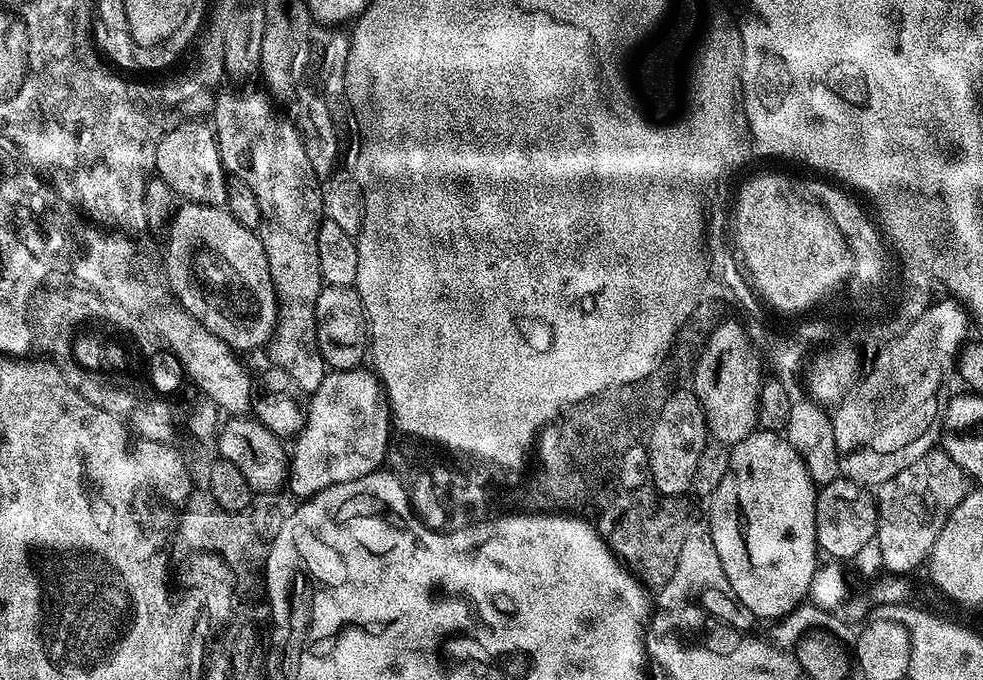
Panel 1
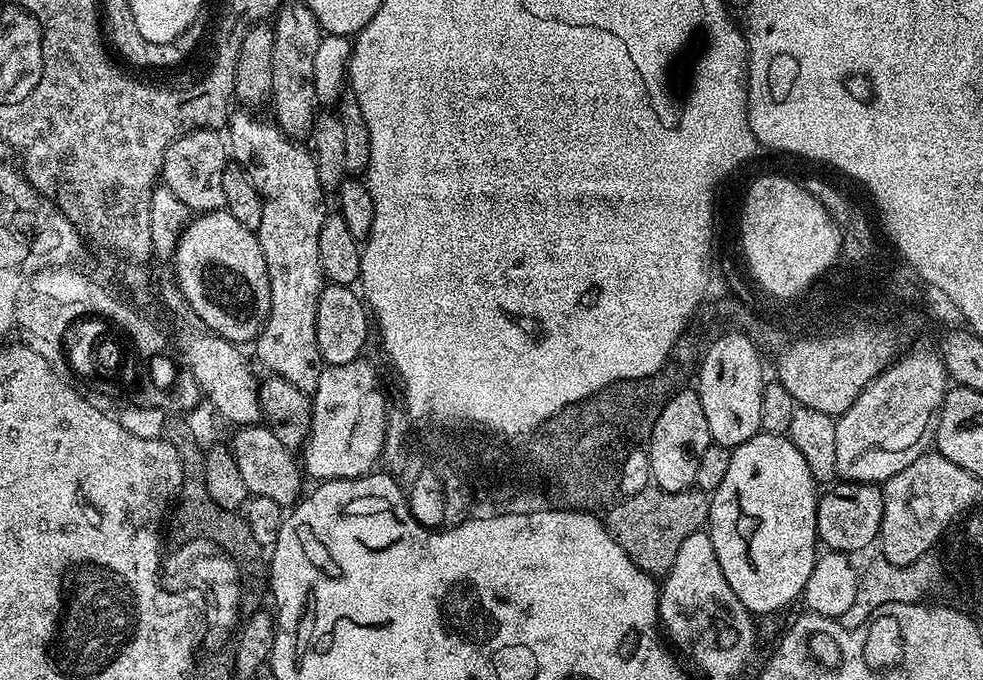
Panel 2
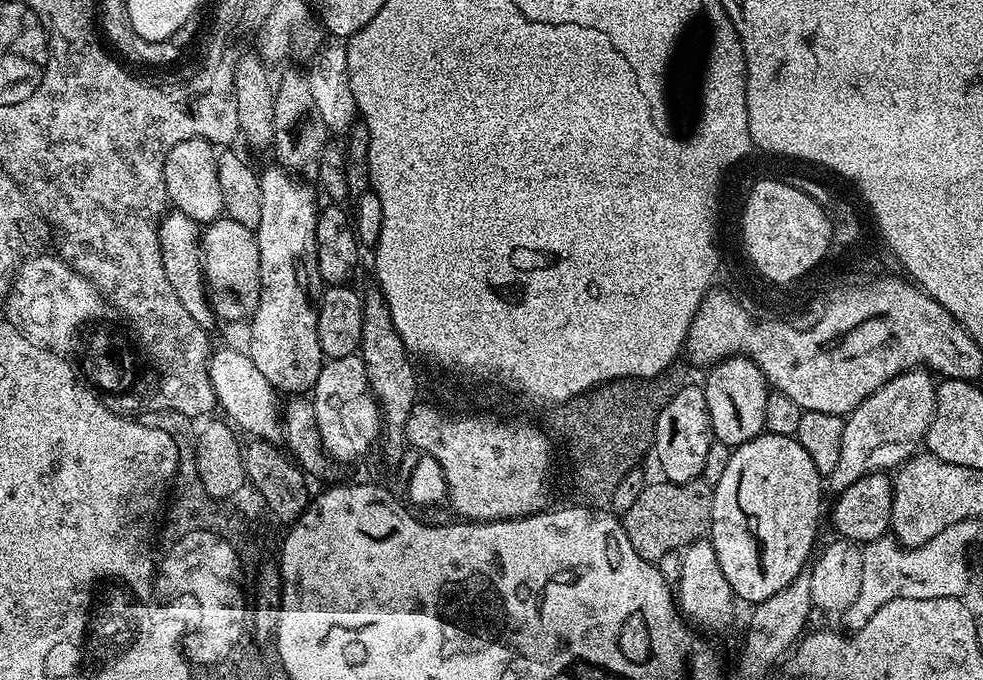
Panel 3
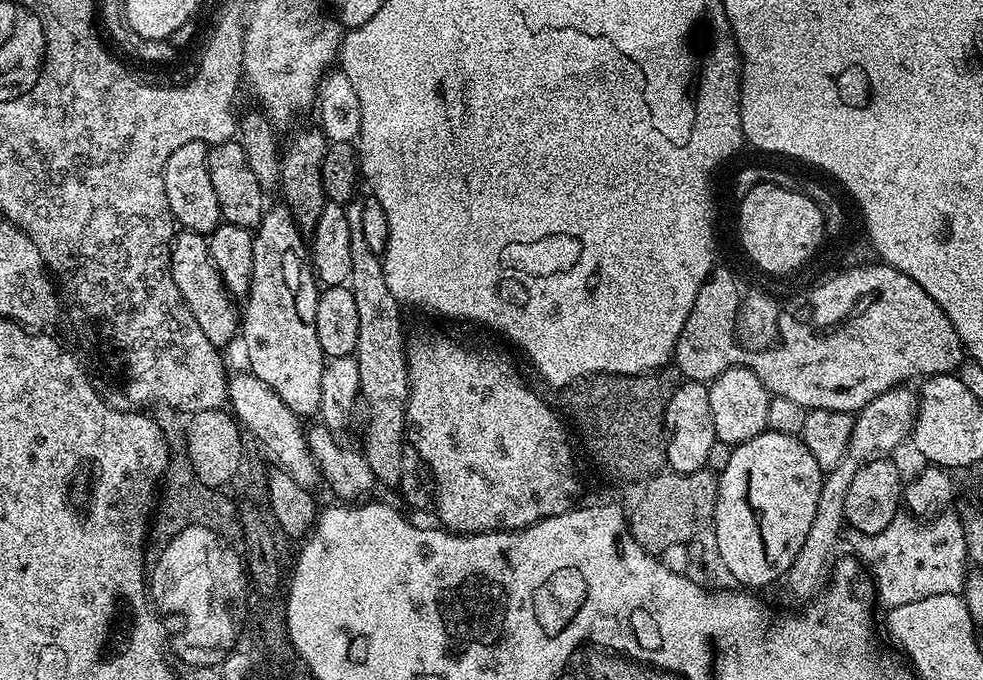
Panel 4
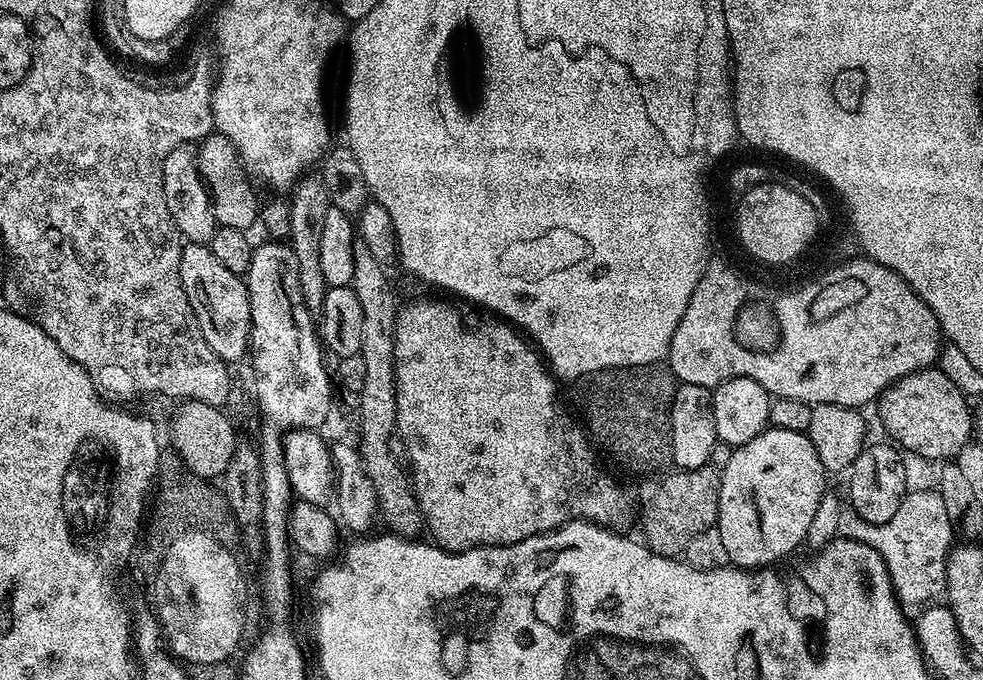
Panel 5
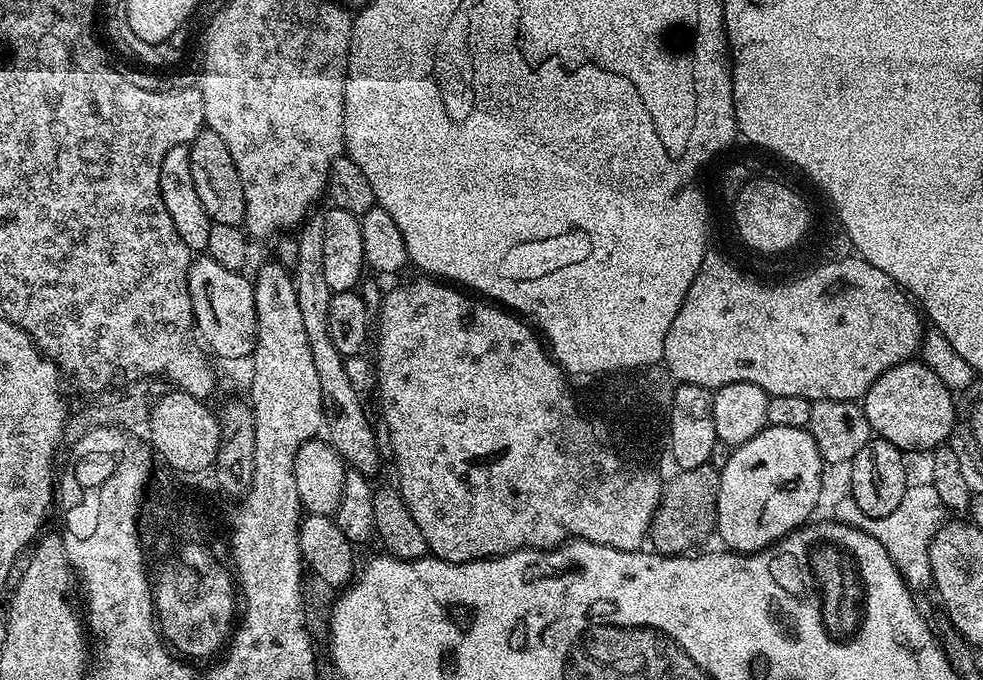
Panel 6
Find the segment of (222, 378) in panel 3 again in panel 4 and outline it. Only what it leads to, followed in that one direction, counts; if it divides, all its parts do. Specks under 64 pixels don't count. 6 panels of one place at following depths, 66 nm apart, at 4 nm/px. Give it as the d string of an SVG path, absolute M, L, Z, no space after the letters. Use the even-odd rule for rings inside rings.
M243 370L228 381L228 404L230 411L242 425L243 431L249 437L257 436L261 440L263 451L269 457L282 462L282 470L291 477L295 477L298 486L309 490L315 489L316 483L321 483L322 477L318 466L314 462L314 454L310 454L308 433L301 417L296 416L266 382L252 375L251 371Z

